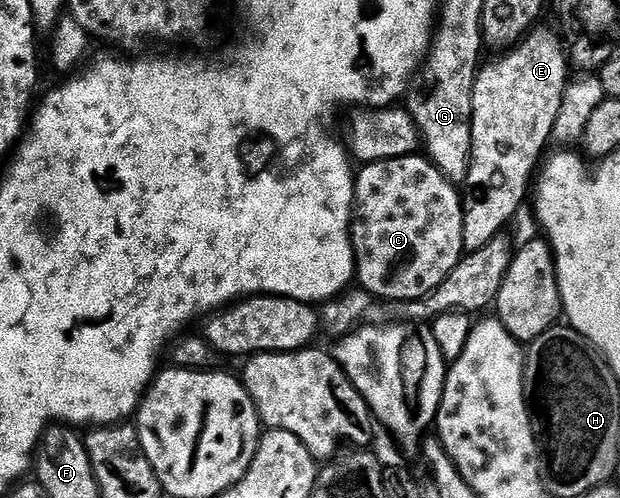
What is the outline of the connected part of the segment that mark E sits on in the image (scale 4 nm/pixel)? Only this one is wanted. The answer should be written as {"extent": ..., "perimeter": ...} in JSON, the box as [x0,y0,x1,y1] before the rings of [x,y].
{"extent":[464,30,570,253],"perimeter":[[[533,30],[514,50],[489,67],[488,64],[481,66],[476,74],[472,102],[472,165],[468,174],[469,191],[468,195],[466,191],[464,213],[464,249],[468,253],[490,245],[490,241],[494,241],[494,237],[501,234],[504,226],[519,213],[524,198],[527,195],[529,198],[534,176],[545,158],[544,150],[552,143],[558,113],[562,113],[562,101],[570,82],[570,55],[563,38],[560,40],[552,31],[540,30]]]}

